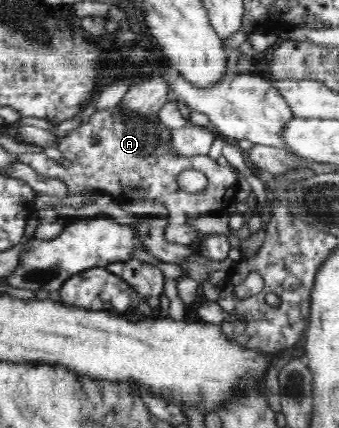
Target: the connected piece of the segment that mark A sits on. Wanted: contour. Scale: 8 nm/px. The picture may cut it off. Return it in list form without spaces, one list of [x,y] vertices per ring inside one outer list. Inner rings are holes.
[[[121,106],[108,108],[102,112],[94,112],[94,116],[81,125],[78,129],[70,131],[62,138],[60,151],[65,156],[64,161],[50,160],[45,153],[39,154],[23,154],[19,157],[20,163],[32,167],[40,176],[53,178],[55,180],[64,181],[68,185],[70,195],[80,195],[84,191],[101,190],[103,194],[111,195],[118,202],[138,201],[138,200],[154,200],[160,202],[162,206],[168,210],[167,219],[170,220],[168,228],[164,230],[164,238],[166,242],[171,244],[187,244],[196,242],[201,235],[193,228],[188,226],[188,220],[197,219],[208,214],[223,212],[232,200],[234,194],[240,190],[238,188],[238,172],[234,172],[228,166],[220,166],[218,162],[214,162],[212,158],[197,157],[197,158],[180,158],[175,156],[170,136],[171,129],[168,126],[164,127],[157,116],[141,117],[135,115],[122,115]],[[184,170],[199,170],[206,175],[208,186],[196,194],[186,192],[180,188],[177,183],[177,176]]]

